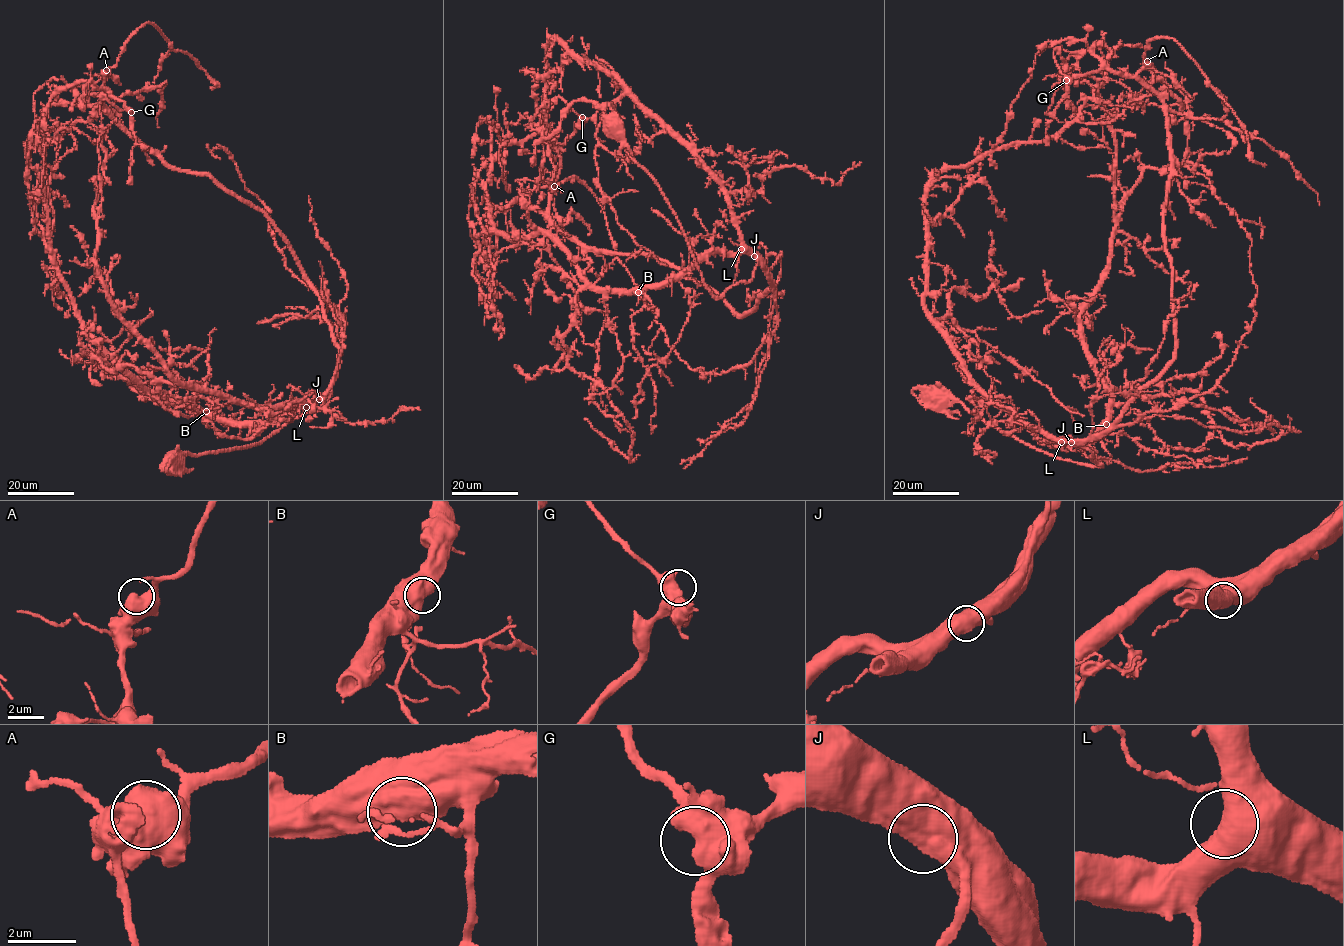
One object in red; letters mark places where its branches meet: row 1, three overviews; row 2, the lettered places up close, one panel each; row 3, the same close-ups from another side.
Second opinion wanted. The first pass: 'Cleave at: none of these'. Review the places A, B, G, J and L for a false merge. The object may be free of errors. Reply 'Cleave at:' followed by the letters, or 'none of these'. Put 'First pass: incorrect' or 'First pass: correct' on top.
First pass: correct
Cleave at: none of these

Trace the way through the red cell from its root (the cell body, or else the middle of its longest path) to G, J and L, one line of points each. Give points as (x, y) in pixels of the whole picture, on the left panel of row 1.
G: (172, 467), (260, 443), (311, 409), (339, 347), (275, 224), (209, 175), (169, 168), (103, 95), (131, 112)
J: (172, 467), (175, 469), (189, 453), (196, 455), (260, 443), (311, 409), (323, 398), (319, 399)
L: (172, 467), (175, 469), (189, 453), (196, 455), (260, 443), (323, 398), (312, 400), (306, 407)

